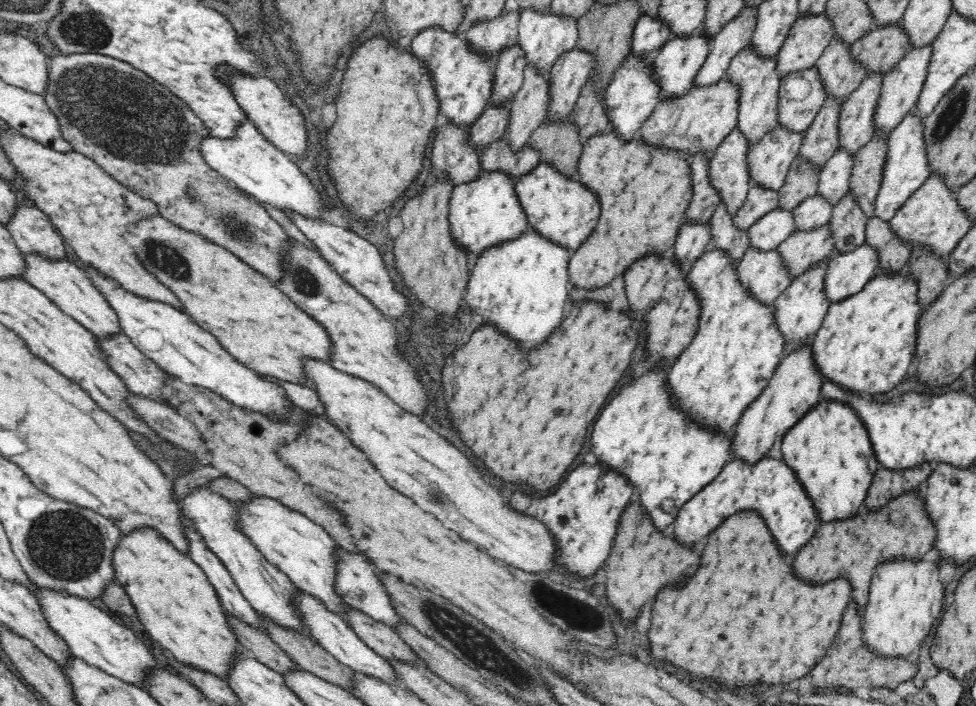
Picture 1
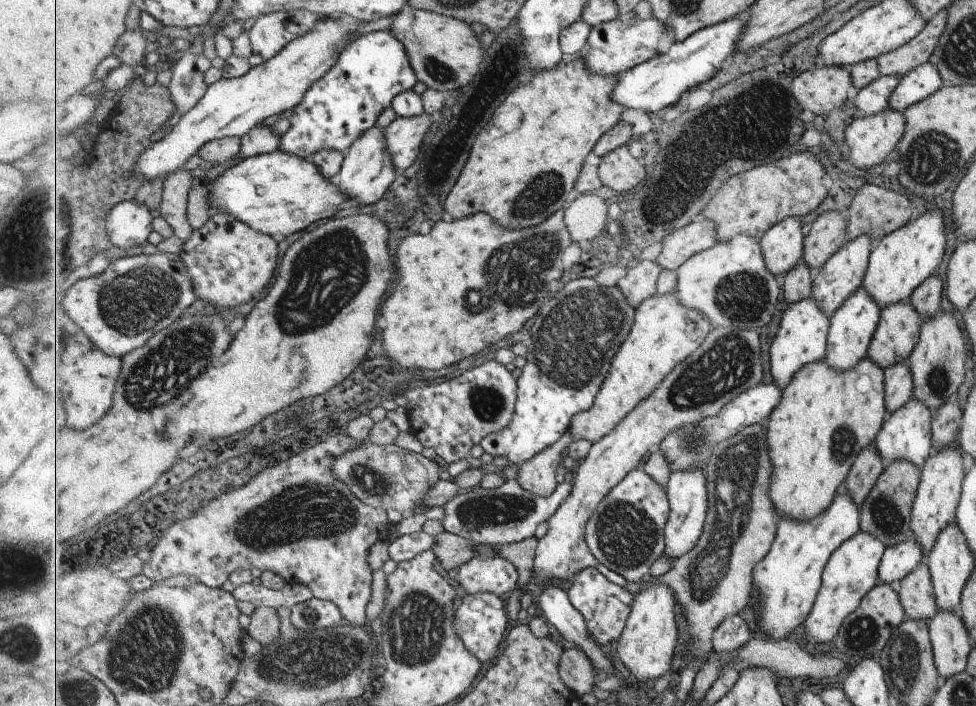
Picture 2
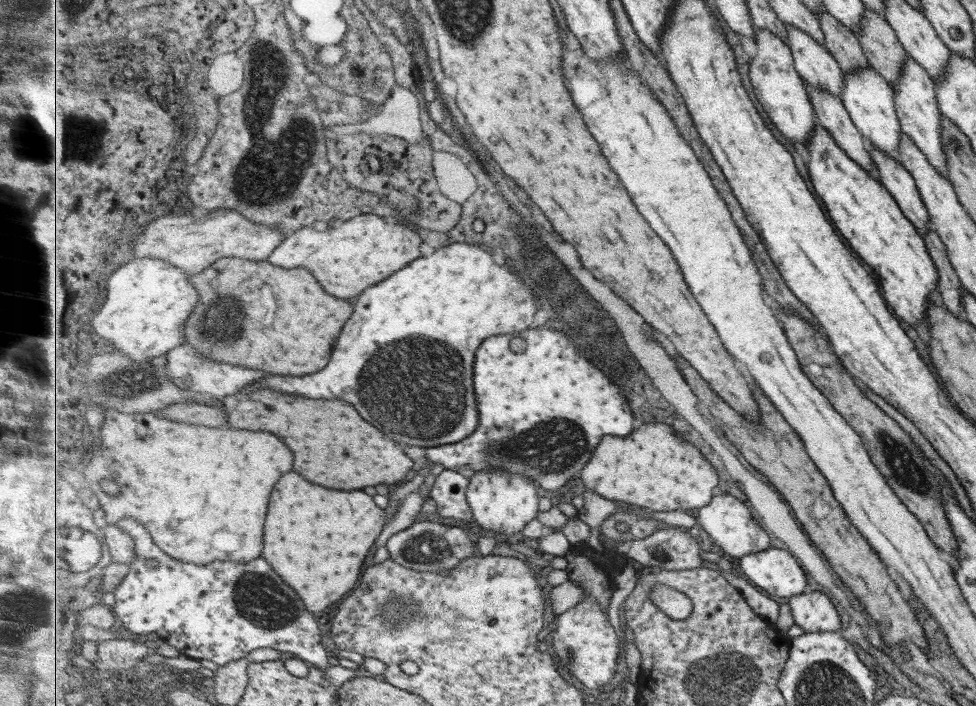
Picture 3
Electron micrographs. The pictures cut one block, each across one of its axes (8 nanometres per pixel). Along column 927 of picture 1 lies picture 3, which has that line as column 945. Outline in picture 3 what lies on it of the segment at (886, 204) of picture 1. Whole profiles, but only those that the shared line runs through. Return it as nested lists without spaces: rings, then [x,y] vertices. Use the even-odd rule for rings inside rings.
[[[906,54],[906,62],[900,73],[898,84],[892,92],[894,93],[893,105],[902,133],[909,136],[909,140],[919,148],[921,154],[925,154],[927,162],[937,170],[937,174],[941,176],[941,179],[947,180],[947,165],[945,165],[945,153],[943,153],[943,143],[941,143],[942,125],[934,82]]]

